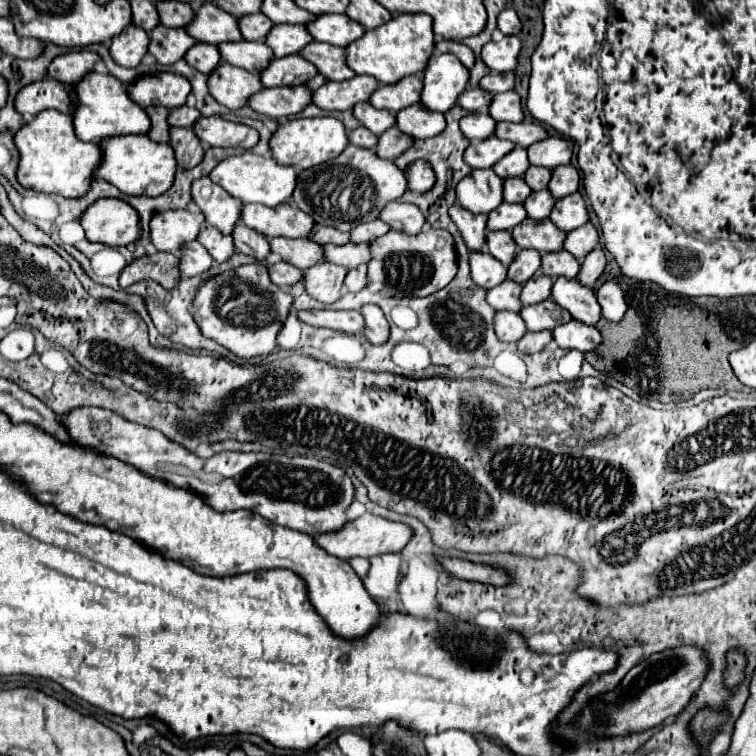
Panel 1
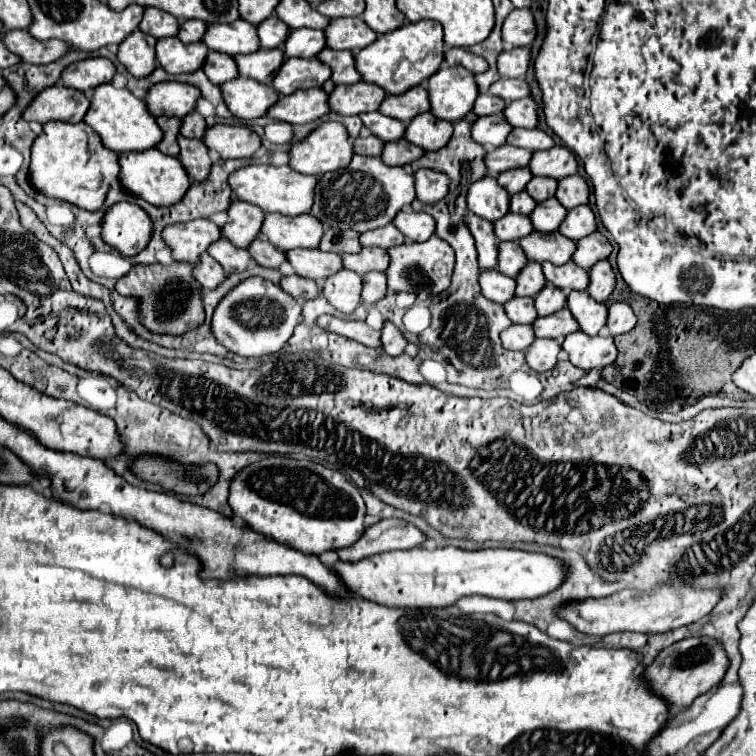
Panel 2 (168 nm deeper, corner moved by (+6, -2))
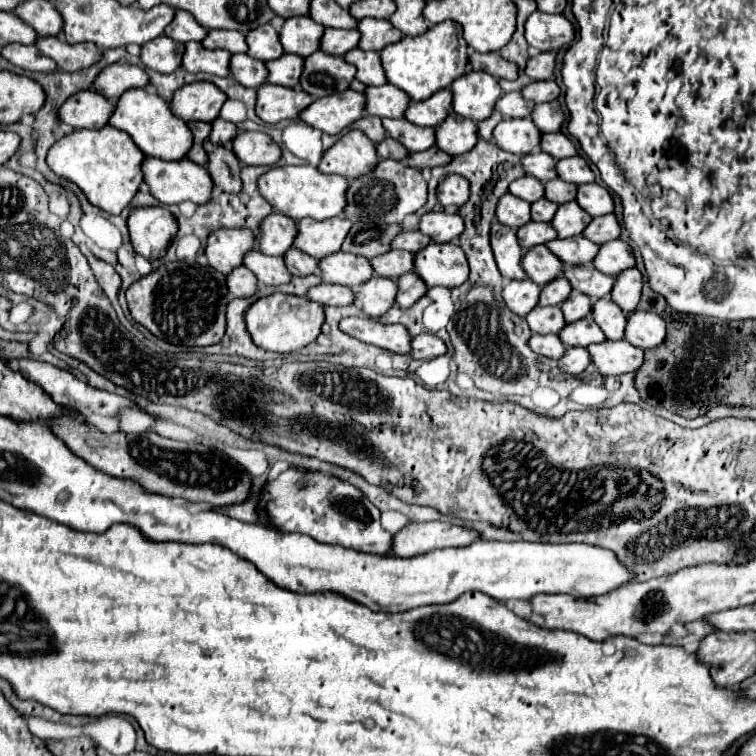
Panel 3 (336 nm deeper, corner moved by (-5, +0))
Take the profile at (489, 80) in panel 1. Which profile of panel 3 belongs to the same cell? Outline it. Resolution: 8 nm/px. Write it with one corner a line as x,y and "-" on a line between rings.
544,80
544,82
532,82
522,90
522,96
526,100
532,100
536,104
552,102
560,96
560,86
554,80

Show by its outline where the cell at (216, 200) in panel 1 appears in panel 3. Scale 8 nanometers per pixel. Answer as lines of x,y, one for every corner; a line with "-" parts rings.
278,212
270,214
268,218
264,218
260,230
262,230
262,236
258,238
258,242
260,242
260,250
266,256
284,258
288,248
294,246
296,222
284,214
278,214

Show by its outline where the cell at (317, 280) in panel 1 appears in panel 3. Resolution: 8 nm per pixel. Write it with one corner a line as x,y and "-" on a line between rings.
374,276
366,284
362,284
362,290
356,294
356,300
360,302
362,310
368,316
380,318
394,306
396,290
398,290
398,286
394,280

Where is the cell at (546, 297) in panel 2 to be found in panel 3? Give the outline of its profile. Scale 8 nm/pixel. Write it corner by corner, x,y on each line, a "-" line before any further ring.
572,292
570,298
560,306
564,312
566,322
576,322
580,318
586,318
592,314
592,300
580,292

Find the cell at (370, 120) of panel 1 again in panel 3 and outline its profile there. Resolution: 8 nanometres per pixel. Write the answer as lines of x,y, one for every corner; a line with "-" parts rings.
384,118
382,120
386,132
396,138
398,142
402,142
410,152
422,152
422,150
428,150
434,146
436,142
436,136
434,136
434,128
422,128
422,126
416,126
412,122
408,122
406,118

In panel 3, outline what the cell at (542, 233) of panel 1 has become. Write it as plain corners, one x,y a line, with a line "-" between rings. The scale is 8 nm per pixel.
576,236
576,238
566,238
566,240
560,240
556,238
554,242
548,242
546,244
556,256
560,256
560,260
566,264
566,266
580,266
580,264
590,264
600,246
590,242
588,238
584,236

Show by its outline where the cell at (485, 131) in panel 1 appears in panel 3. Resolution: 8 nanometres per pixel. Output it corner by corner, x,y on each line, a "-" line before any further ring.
530,118
502,120
494,128
496,144
502,150
506,150
510,154
518,154
518,156
538,152
540,150
540,138
542,138
542,132
538,130
538,126

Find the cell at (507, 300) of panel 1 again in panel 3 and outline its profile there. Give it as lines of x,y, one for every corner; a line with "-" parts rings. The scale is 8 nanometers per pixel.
536,306
536,310
526,316
526,320
530,324
530,330
536,334
558,334
566,326
566,320
558,306

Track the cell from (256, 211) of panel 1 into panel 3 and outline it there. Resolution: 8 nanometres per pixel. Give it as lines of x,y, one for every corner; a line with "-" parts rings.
340,216
328,218
324,222
302,218
298,222
298,236
294,246
314,258
326,258
330,254
340,252
342,242
350,228
352,228
352,222

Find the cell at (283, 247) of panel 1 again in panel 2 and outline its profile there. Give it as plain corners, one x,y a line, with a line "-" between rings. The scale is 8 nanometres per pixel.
295,248
293,252
287,252
287,260
291,262
293,270
303,276
303,278
311,278
311,280
323,280
335,272
339,272
341,266
341,256
333,254
333,252
321,252
319,248

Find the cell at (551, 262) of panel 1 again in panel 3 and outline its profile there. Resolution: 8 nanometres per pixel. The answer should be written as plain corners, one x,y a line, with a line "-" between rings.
584,264
584,266
568,266
564,270
566,280
572,284
574,290
586,294
592,298
592,302
600,300
600,298
608,298
612,292
612,286
616,282
616,276
608,276
602,274
600,270
596,270
592,264

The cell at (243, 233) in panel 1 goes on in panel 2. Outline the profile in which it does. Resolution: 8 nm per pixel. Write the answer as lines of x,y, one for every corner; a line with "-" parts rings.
261,238
253,240
253,244
249,244
247,250
257,264
267,266
267,268
279,268
279,264
285,260
285,252
281,252
279,248
273,248
273,244

